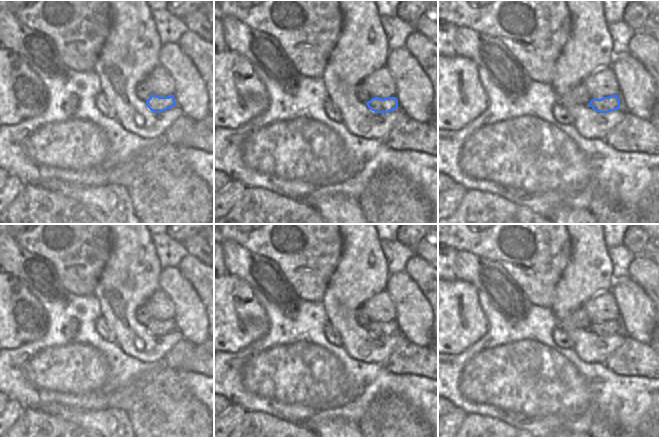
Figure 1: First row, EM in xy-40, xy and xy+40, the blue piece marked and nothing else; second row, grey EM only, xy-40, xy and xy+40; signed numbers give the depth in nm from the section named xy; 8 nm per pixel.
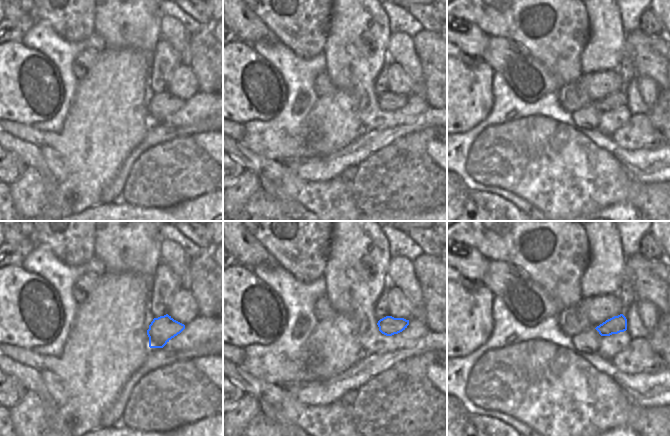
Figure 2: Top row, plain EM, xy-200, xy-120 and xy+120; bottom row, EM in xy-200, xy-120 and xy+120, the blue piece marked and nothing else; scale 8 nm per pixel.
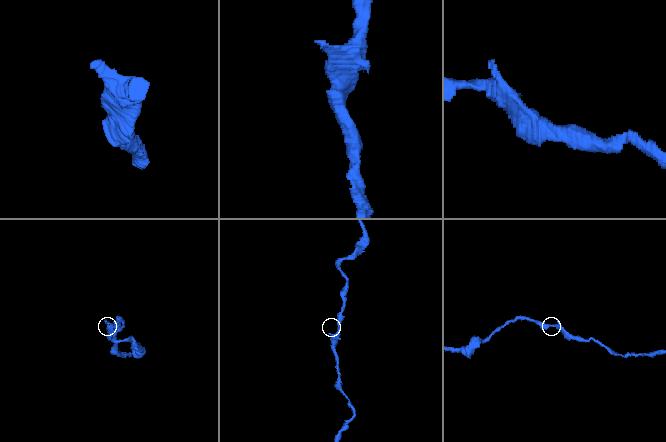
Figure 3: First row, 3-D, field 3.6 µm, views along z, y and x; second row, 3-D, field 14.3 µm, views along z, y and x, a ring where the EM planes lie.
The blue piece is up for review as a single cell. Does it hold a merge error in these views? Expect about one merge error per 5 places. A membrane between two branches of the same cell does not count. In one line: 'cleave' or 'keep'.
keep

